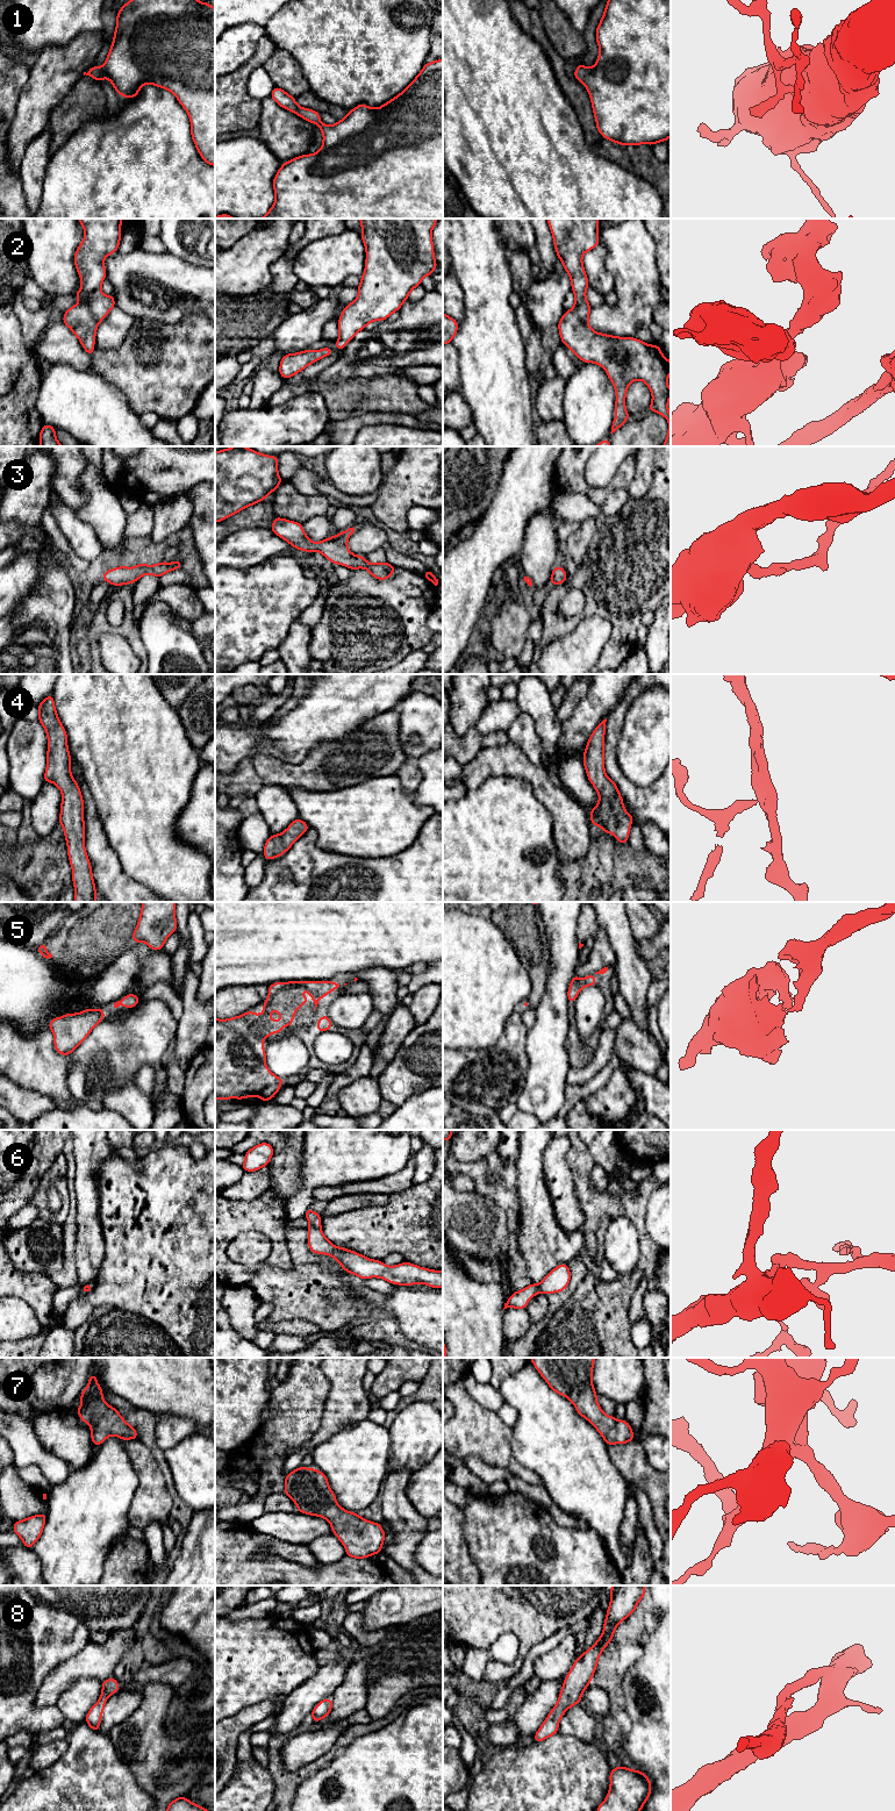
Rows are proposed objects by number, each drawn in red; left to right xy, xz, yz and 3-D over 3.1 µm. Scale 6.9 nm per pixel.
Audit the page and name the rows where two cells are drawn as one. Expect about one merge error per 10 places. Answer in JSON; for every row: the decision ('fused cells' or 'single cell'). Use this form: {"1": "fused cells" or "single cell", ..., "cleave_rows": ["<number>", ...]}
{"1": "single cell", "2": "single cell", "3": "single cell", "4": "single cell", "5": "single cell", "6": "single cell", "7": "single cell", "8": "single cell", "cleave_rows": []}

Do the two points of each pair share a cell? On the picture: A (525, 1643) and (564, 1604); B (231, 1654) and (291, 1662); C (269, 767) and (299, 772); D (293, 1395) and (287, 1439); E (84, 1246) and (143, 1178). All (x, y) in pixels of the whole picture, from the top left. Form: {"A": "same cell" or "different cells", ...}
{"A": "same cell", "B": "same cell", "C": "same cell", "D": "same cell", "E": "different cells"}

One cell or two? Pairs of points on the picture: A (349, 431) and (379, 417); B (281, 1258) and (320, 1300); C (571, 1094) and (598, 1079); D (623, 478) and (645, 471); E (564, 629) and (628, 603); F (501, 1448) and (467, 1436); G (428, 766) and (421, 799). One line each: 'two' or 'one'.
A: one
B: two
C: one
D: two
E: one
F: one
G: one

